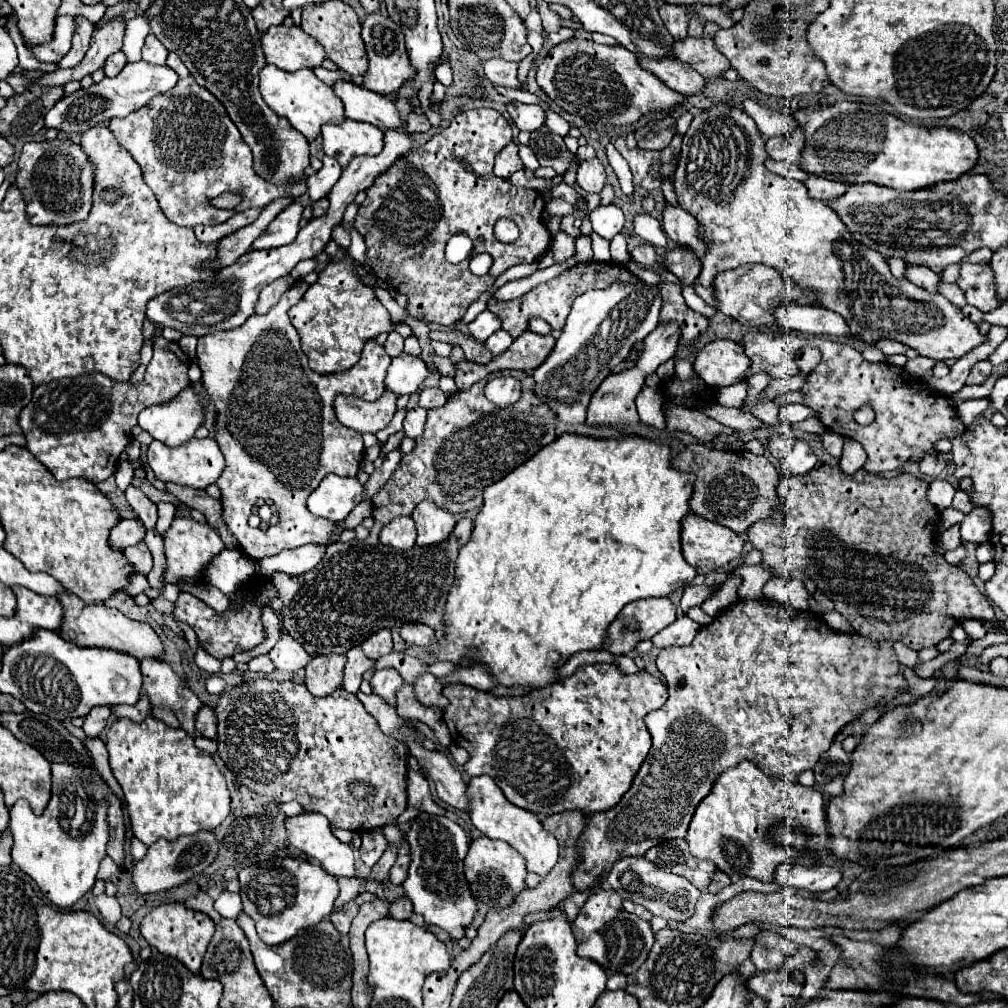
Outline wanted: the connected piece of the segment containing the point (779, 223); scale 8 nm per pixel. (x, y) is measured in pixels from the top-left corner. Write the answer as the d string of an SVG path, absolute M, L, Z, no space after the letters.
M720 103L706 111L698 111L684 133L682 157L674 177L674 189L682 209L692 213L700 223L700 235L708 243L708 255L702 259L702 271L698 275L700 285L712 287L718 273L736 269L746 263L762 263L782 271L784 279L792 279L798 285L818 289L820 305L840 313L852 327L852 335L862 341L878 341L880 337L892 337L920 351L920 355L934 361L960 359L974 347L988 341L988 335L978 329L978 323L970 321L954 303L944 295L932 295L906 279L894 279L888 271L888 263L878 251L856 241L836 211L826 203L808 197L808 189L802 181L794 181L772 173L764 167L768 159L766 143L742 107Z

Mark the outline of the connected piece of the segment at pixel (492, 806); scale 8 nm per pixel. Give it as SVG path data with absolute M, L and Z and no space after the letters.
M488 775L472 777L466 783L466 797L468 797L468 815L474 823L474 827L482 835L486 835L490 839L500 839L500 841L506 841L508 845L512 845L524 857L526 869L532 873L546 875L552 869L552 865L558 861L558 843L548 831L542 829L538 815L532 815L526 809L508 803L508 799L500 791L500 787Z

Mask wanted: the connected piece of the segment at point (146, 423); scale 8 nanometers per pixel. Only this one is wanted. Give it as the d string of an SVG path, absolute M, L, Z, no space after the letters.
M192 387L182 389L168 403L146 407L138 415L138 425L154 439L176 447L192 439L196 429L204 423L204 405Z

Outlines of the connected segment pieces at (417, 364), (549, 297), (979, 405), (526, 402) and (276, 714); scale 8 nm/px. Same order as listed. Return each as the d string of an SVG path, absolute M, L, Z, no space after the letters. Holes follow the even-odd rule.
M400 353L392 359L386 375L386 387L396 391L396 395L410 395L414 393L422 381L428 377L428 365L414 355Z
M590 261L590 263L580 263L574 269L564 271L562 275L554 277L552 281L548 281L544 285L538 285L536 289L532 289L530 293L526 293L526 295L522 295L518 299L498 301L498 299L492 297L490 299L490 307L492 307L492 313L496 313L500 317L502 329L516 339L518 335L522 335L524 331L528 331L528 321L534 319L534 317L542 317L552 329L562 329L564 327L564 321L568 317L570 305L572 305L572 301L578 295L586 293L588 289L606 289L614 281L620 281L620 283L638 283L640 279L636 275L632 275L630 271L626 271L624 267L612 263L612 261L608 261L608 263Z
M968 399L968 401L960 403L956 407L956 411L958 411L958 415L962 415L962 423L968 429L976 421L976 417L980 417L986 411L986 407L988 407L988 401L984 401L984 399Z
M504 369L500 373L490 373L470 389L456 391L442 407L428 411L426 431L416 439L416 449L402 455L396 475L392 475L372 499L372 517L376 523L364 543L376 545L378 533L386 523L400 515L412 515L414 507L422 501L432 501L454 515L482 507L482 491L488 485L504 479L512 469L536 455L544 443L554 439L554 413L550 407L536 403L536 397L532 395L532 377L522 371ZM498 375L512 375L522 383L522 397L506 409L484 397L484 385Z
M274 679L244 681L220 695L214 713L218 723L218 755L232 771L234 779L250 791L278 803L298 801L306 811L322 813L338 829L350 831L378 829L396 821L396 817L406 809L408 747L404 747L400 739L382 733L378 721L364 709L358 697L348 693L344 687L336 689L328 697L314 697L304 683ZM360 781L372 785L372 795L362 799L352 795L352 787Z

